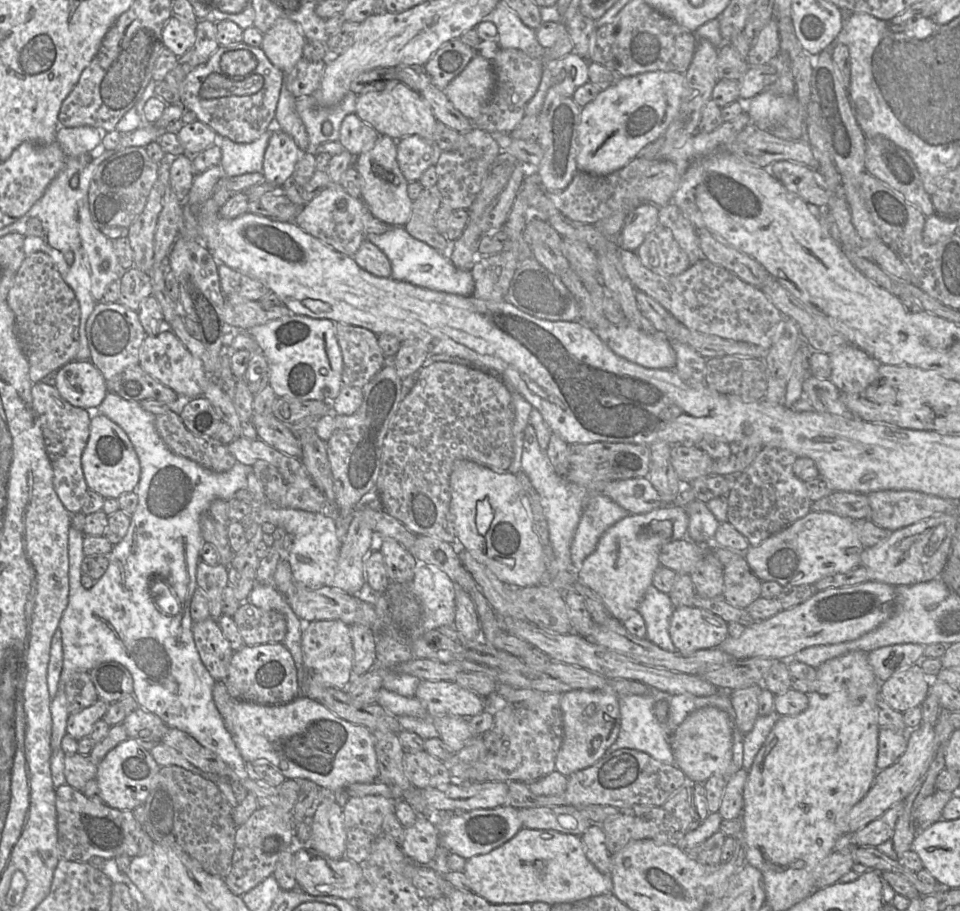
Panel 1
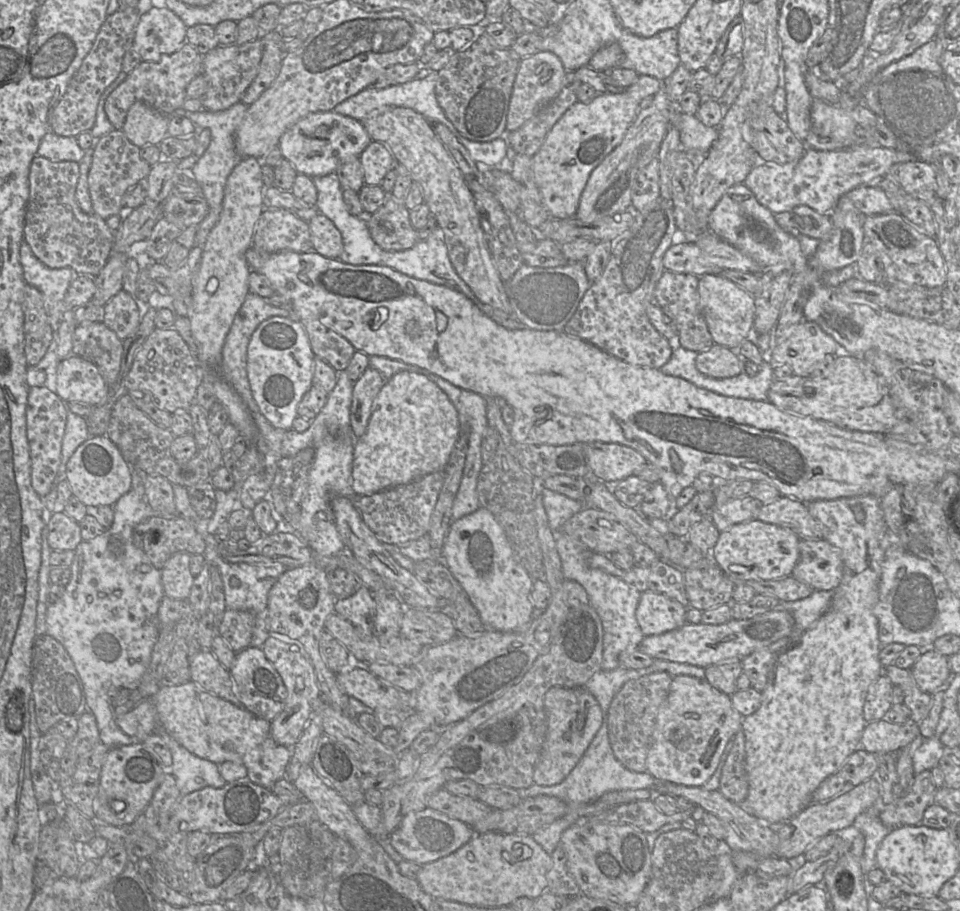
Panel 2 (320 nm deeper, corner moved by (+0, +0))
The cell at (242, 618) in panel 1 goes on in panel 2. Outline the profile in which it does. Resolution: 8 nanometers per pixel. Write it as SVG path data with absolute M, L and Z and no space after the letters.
M226 609L217 628L217 634L237 653L250 646L254 625L253 613Z

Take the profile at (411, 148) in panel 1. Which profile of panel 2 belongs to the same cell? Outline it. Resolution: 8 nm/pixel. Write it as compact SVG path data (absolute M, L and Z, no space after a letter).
M372 140L359 159L364 171L364 183L368 186L379 185L397 163L387 146Z

